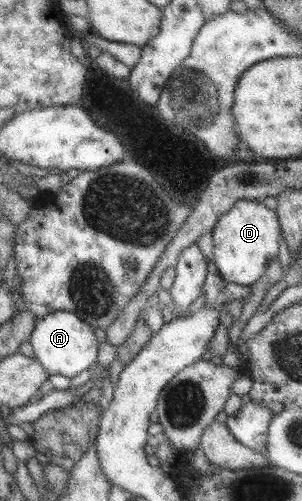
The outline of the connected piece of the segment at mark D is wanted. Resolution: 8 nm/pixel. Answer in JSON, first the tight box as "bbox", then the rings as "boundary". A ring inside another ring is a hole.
{"bbox":[212,199,280,286],"boundary":[[[239,199],[221,215],[212,230],[213,263],[219,275],[229,283],[250,286],[265,271],[267,264],[278,254],[280,225],[275,210],[267,209],[257,200]]]}

